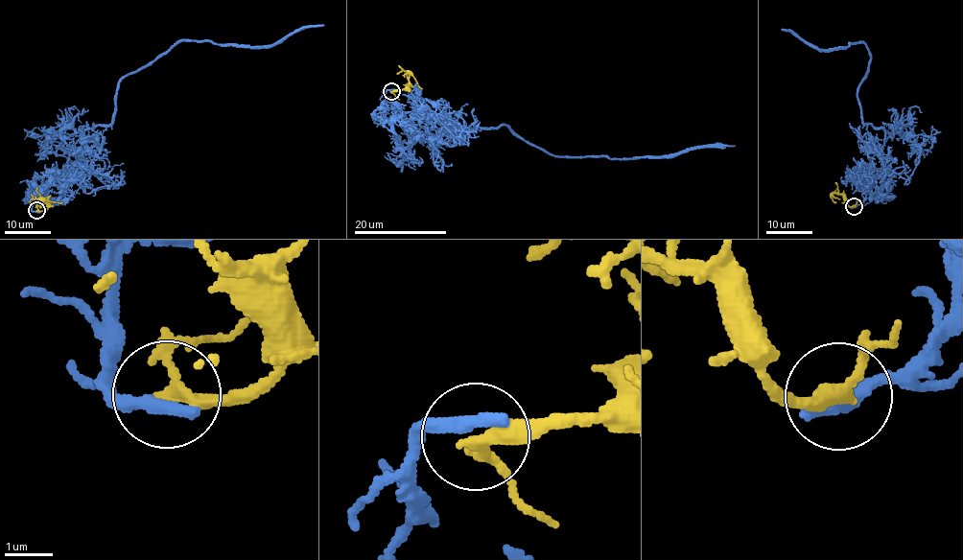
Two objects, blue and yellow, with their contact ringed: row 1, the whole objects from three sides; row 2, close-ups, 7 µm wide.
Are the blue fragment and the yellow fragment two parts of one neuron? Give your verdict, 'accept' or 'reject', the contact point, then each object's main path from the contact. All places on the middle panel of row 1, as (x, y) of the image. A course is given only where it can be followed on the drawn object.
reject; at (391, 91); blue runs (391, 91), (386, 93), (390, 103), (434, 135), (501, 125), (552, 155), (669, 157), (735, 146); yellow runs (391, 91), (402, 89), (409, 82), (411, 74), (422, 88)

